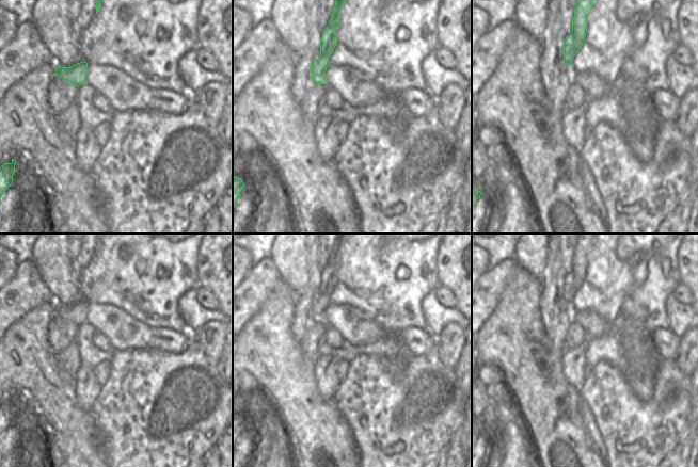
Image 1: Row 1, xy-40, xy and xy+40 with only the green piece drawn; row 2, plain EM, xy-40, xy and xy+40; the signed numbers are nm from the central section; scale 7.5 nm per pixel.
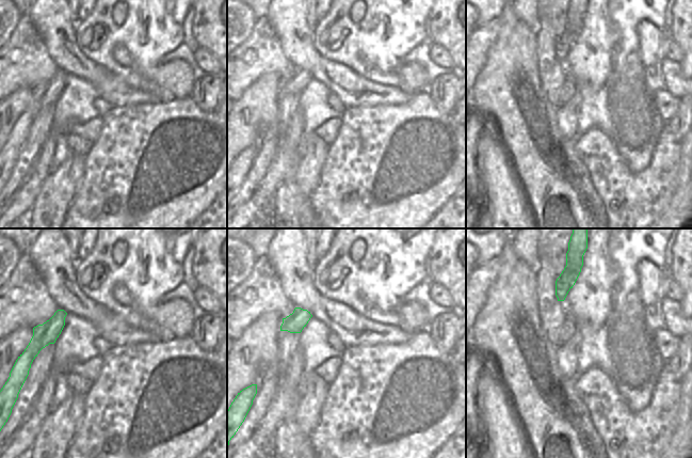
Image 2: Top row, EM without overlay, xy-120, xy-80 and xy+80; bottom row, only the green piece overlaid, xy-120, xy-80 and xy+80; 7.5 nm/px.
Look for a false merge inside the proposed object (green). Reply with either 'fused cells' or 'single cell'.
single cell

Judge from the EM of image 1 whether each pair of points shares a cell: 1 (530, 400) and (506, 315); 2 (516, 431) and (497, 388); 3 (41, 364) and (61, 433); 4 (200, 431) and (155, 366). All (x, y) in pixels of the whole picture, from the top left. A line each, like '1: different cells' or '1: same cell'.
1: same cell
2: same cell
3: same cell
4: same cell

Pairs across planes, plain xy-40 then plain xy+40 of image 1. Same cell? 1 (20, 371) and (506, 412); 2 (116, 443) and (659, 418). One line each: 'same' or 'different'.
1: different
2: same

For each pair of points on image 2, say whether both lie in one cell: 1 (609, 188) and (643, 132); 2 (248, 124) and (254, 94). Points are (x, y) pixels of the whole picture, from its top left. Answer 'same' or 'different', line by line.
1: different
2: same

